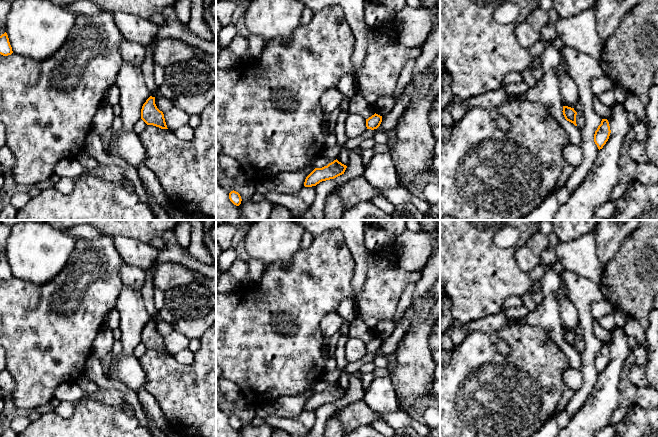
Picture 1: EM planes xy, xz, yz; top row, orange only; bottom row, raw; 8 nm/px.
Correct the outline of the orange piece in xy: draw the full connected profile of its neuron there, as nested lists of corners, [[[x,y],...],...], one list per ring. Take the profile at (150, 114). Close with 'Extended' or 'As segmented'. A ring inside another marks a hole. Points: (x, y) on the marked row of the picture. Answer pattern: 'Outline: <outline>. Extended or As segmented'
Outline: [[[150,96],[143,104],[141,109],[141,119],[147,125],[168,129],[163,112],[160,111],[155,104],[155,97]]]. As segmented

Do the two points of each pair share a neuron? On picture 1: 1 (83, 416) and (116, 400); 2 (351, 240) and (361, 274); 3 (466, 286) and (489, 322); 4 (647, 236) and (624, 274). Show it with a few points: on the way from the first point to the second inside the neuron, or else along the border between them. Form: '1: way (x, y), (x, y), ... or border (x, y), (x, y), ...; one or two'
1: border (86, 395), (106, 404), (128, 405); two
2: way (358, 248), (361, 266); one
3: border (500, 310), (463, 323); two
4: way (647, 245), (647, 250), (633, 265); one

